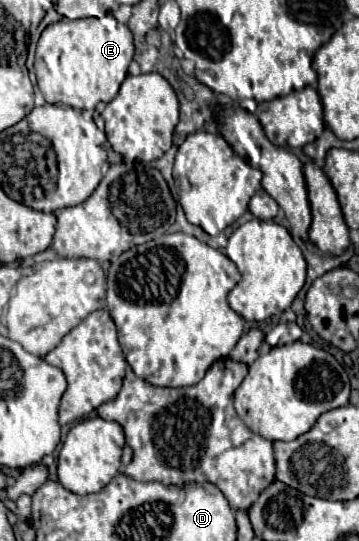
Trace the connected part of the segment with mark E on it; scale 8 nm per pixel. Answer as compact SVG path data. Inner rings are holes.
M103 16L101 20L97 18L83 18L83 20L59 20L55 24L49 24L37 44L37 56L35 56L35 76L37 76L37 86L43 94L43 98L49 104L63 104L71 108L81 108L81 110L93 110L99 102L111 102L119 86L128 73L129 64L133 60L135 47L133 34L125 24L119 24L113 16Z

